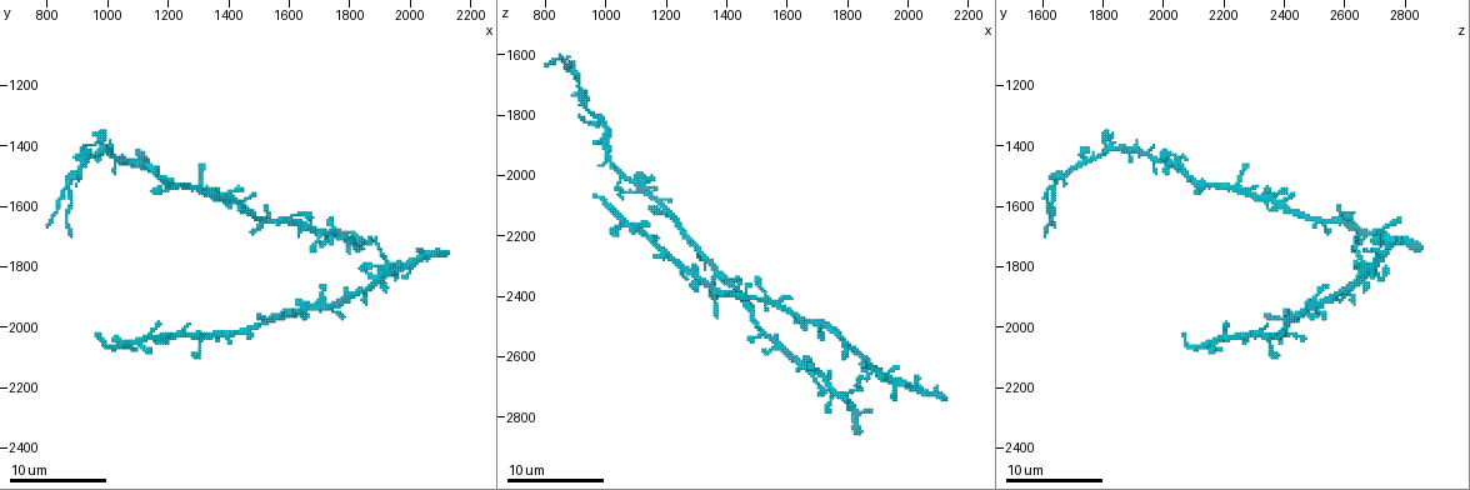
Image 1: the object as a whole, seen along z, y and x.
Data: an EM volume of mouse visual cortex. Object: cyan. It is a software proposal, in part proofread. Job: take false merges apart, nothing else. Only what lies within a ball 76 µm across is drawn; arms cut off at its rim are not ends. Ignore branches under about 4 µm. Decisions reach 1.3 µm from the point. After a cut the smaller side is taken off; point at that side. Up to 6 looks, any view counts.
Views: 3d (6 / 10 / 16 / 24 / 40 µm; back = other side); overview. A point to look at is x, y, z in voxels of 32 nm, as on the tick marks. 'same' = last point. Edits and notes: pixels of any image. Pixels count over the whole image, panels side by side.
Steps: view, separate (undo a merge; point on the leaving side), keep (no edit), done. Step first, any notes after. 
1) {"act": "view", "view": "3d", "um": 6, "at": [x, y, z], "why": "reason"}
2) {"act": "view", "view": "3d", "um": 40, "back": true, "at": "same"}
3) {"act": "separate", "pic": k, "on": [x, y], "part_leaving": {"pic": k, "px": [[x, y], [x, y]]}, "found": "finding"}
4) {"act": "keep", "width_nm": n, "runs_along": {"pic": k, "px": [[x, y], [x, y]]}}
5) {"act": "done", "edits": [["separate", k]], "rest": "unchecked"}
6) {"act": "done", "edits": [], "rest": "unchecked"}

{"act": "view", "view": "3d", "um": 10, "at": [990, 1390, 1800], "why": "four or more arms meet"}

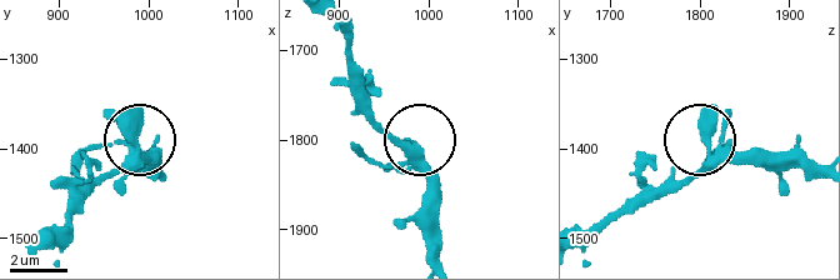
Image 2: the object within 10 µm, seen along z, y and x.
{"act": "keep", "runs_along": {"pic": 2, "px": [[438, 254], [435, 183], [419, 146], [385, 168], [359, 156]]}, "found": "continuous, no second neuron"}

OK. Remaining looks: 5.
{"act": "view", "view": "3d", "um": 10, "at": [1790, 1690, 2730], "why": "a fork"}

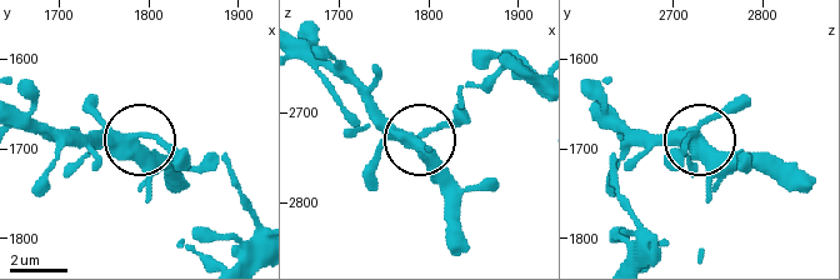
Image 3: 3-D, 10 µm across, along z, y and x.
{"act": "view", "view": "3d", "um": 10, "back": true, "at": [1785, 1695, 2735]}

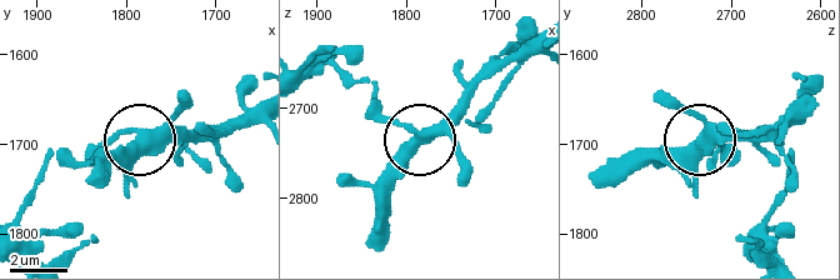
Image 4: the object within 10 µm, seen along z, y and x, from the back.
{"act": "keep", "width_nm": 400, "runs_along": {"pic": 4, "px": [[224, 124], [155, 131], [93, 158]]}, "found": "one neuron here"}

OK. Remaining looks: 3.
{"act": "view", "view": "3d", "um": 6, "at": [880, 1540, 1630], "why": "small branch off a trunk"}

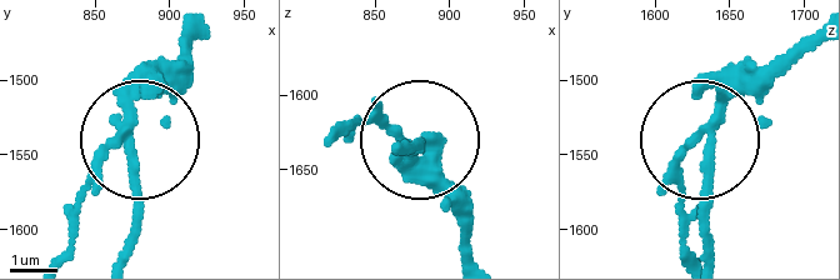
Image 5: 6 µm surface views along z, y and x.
{"act": "separate", "pic": 5, "on": [136, 164], "arms": 3, "part_leaving": {"pic": 5, "px": [[128, 99], [131, 250]]}, "found": "two neurons meet here"}

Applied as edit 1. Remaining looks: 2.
{"act": "done", "edits": [["separate", 5]], "rest": "unchecked"}

